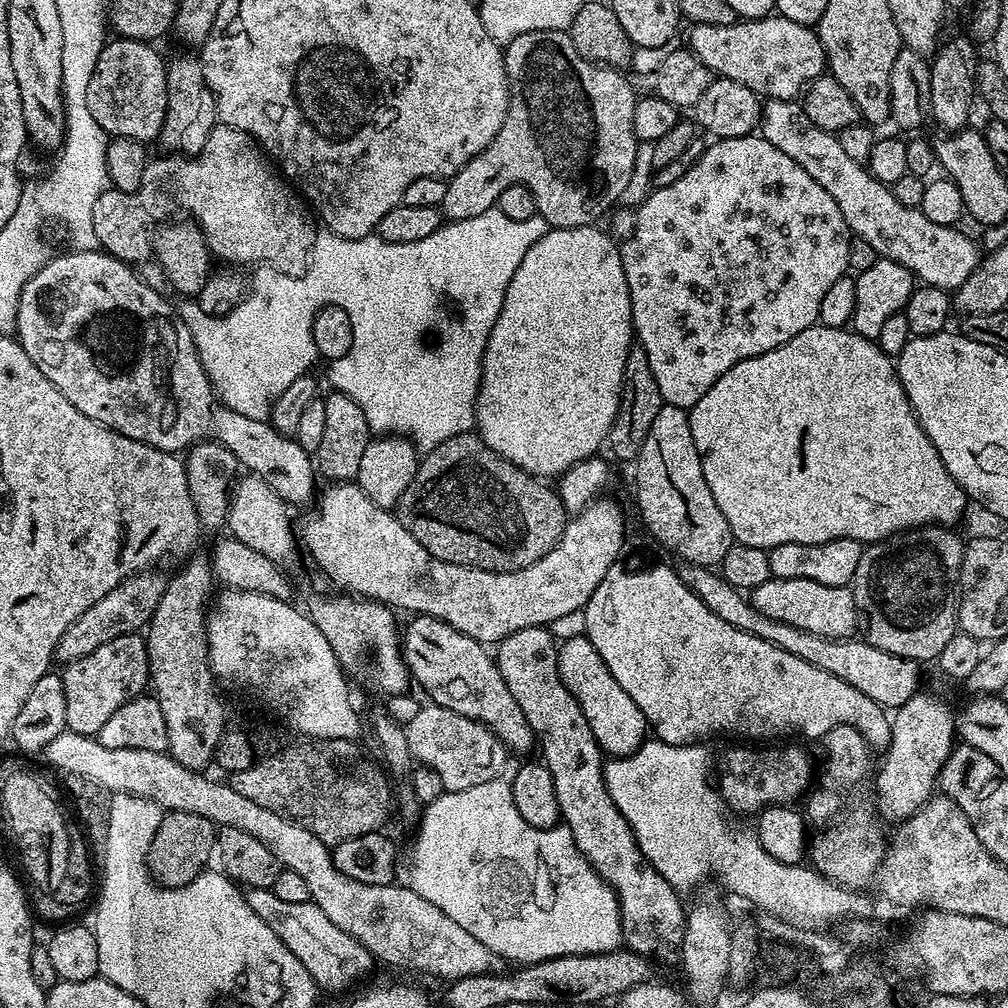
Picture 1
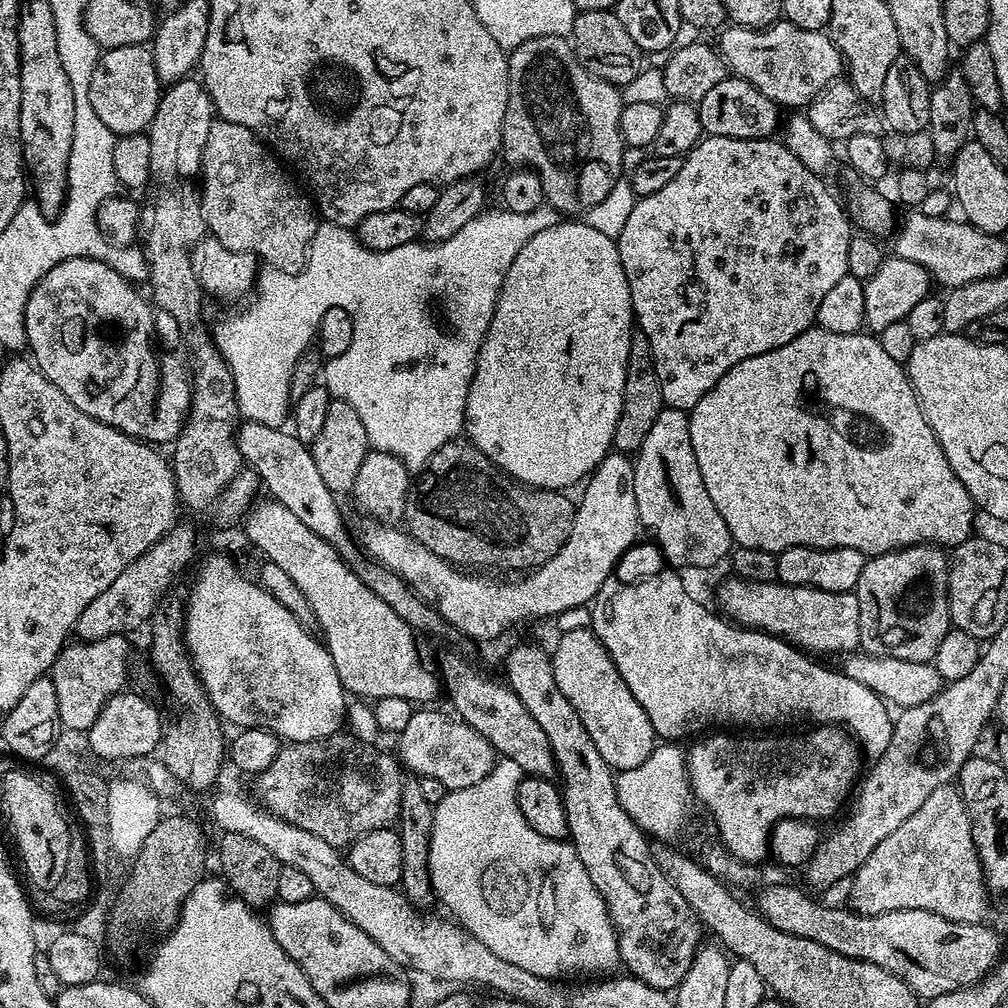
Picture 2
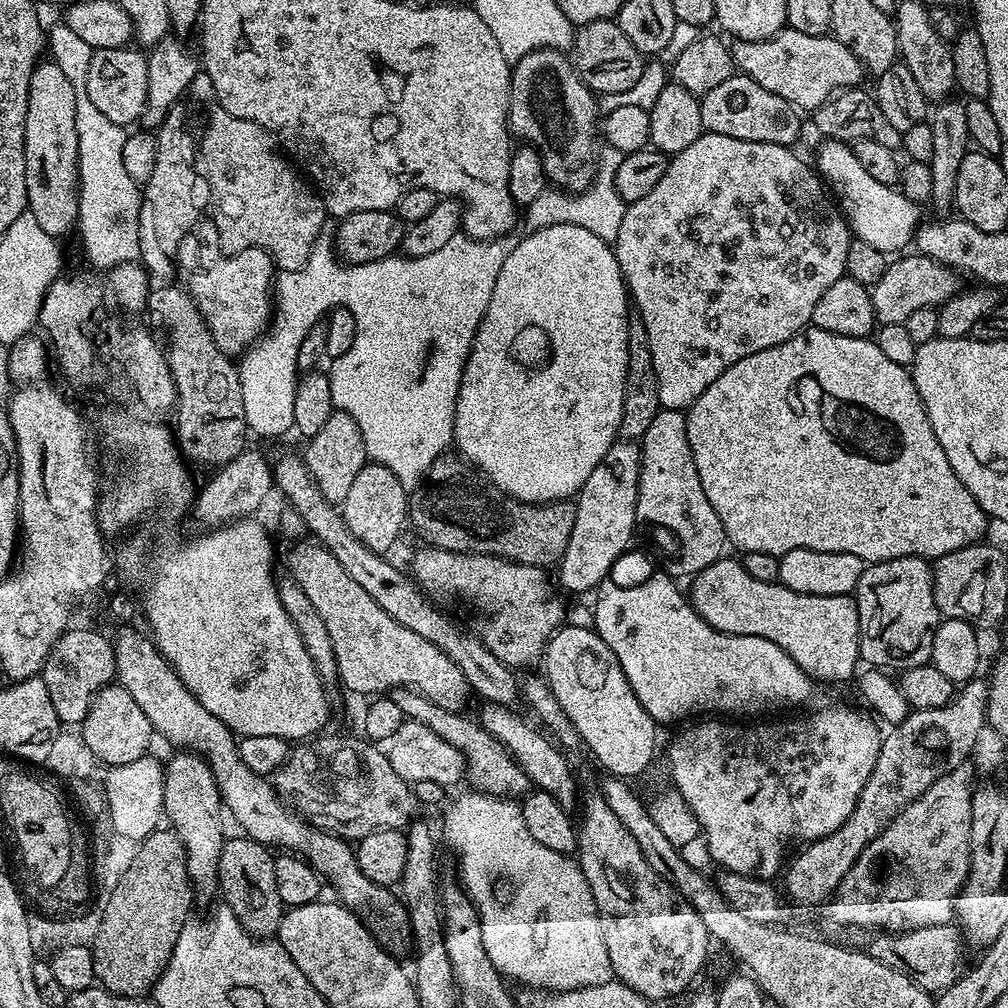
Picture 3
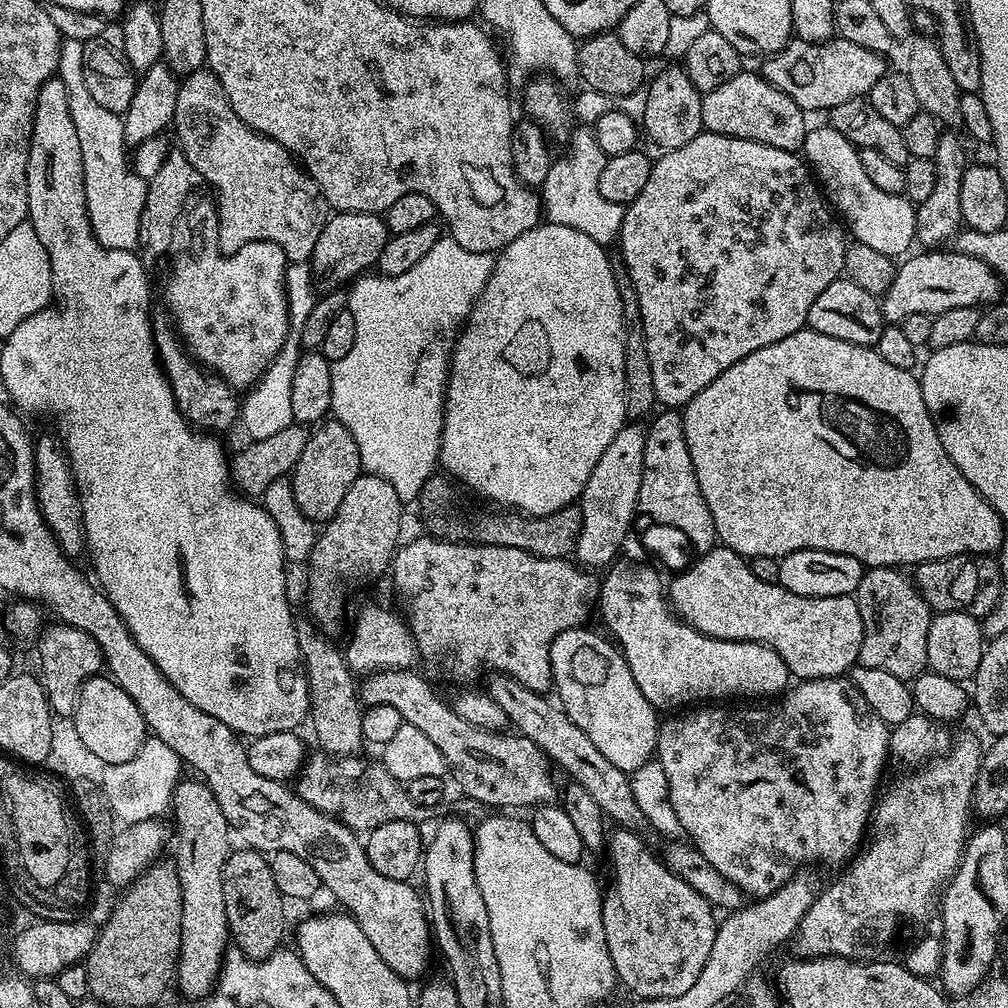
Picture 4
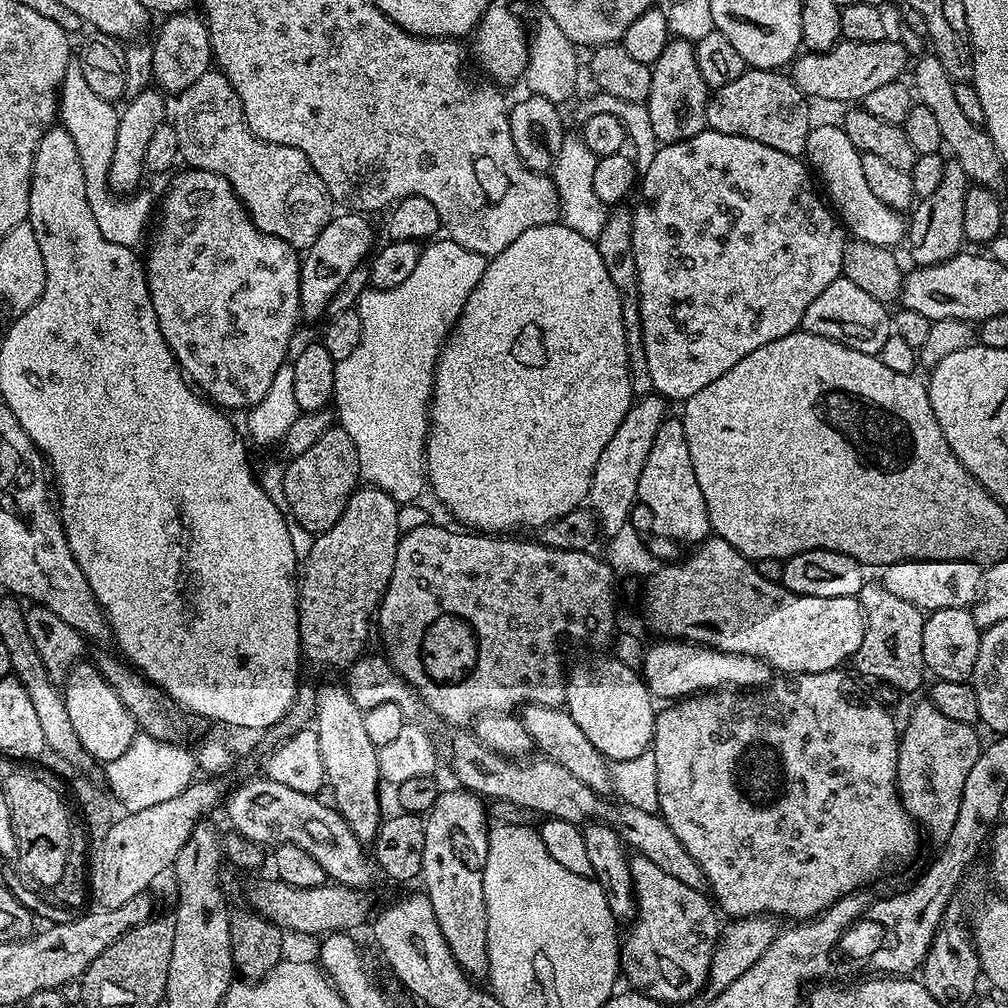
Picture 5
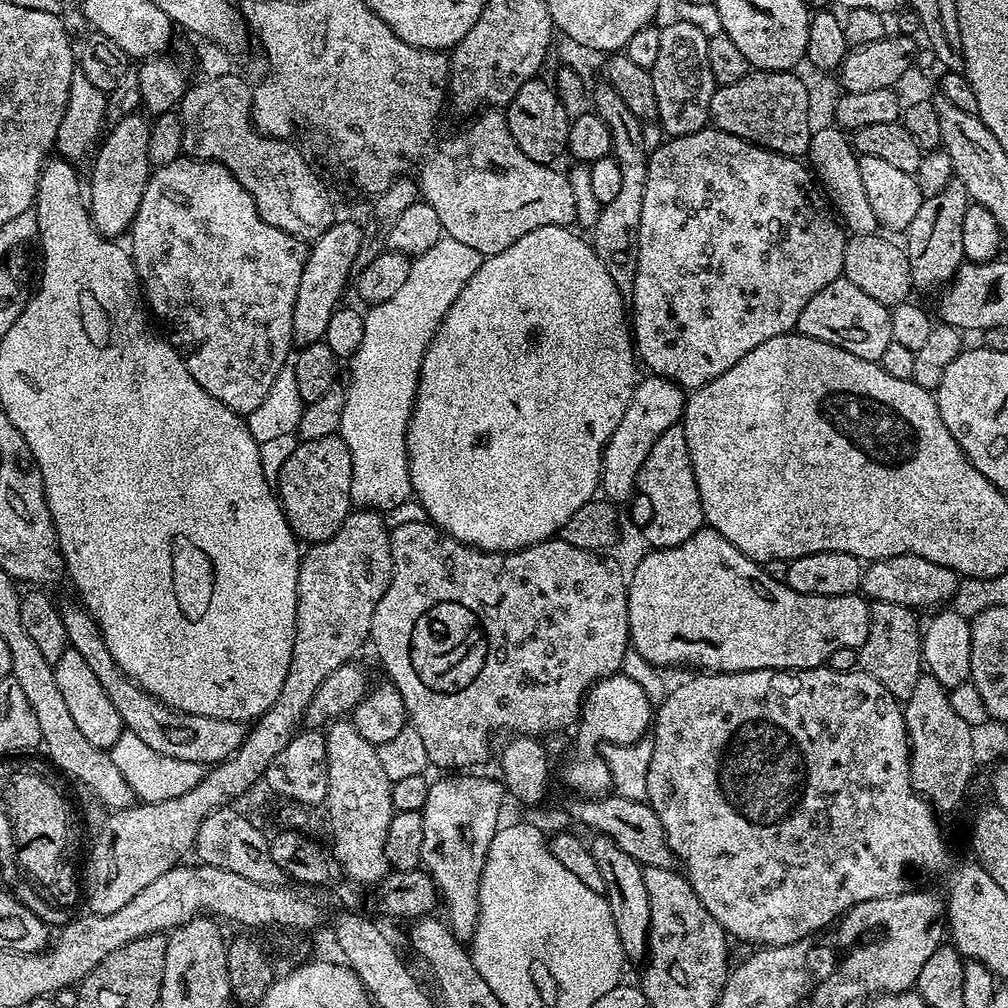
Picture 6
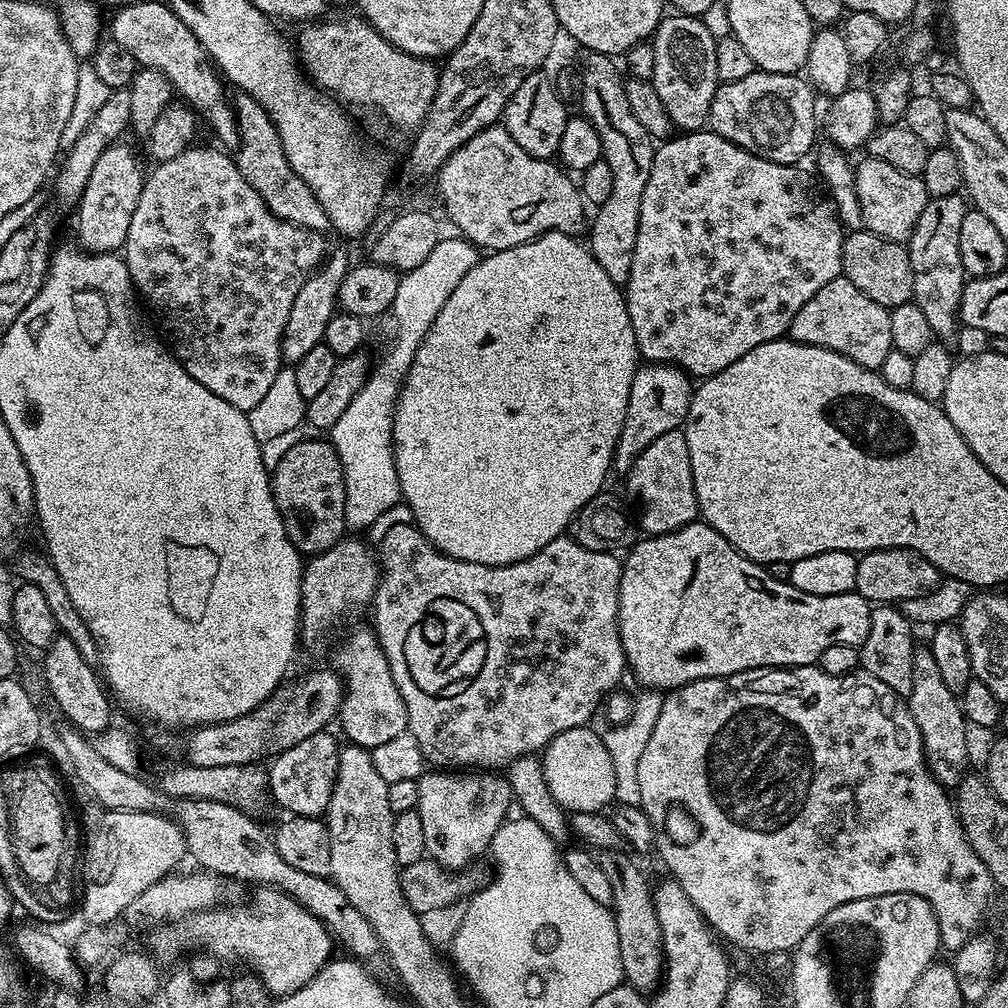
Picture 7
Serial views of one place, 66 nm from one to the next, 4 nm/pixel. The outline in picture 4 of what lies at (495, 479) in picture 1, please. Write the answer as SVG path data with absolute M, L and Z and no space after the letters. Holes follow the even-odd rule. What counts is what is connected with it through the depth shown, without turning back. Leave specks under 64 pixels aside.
M433 474L418 497L418 512L424 519L425 529L431 535L449 540L514 546L542 558L568 558L576 551L578 536L582 530L582 514L579 503L568 504L562 510L545 516L526 516L515 510L492 510L496 512L456 512L449 522L444 517L444 508L456 500L457 485L447 475Z

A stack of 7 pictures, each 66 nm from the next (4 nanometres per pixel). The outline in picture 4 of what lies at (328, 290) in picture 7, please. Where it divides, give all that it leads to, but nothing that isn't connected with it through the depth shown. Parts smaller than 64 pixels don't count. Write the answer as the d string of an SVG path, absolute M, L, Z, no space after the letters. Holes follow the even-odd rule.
M336 212L329 215L322 234L312 251L310 268L328 286L344 286L356 280L361 274L375 269L389 238L388 225L383 215L375 212Z

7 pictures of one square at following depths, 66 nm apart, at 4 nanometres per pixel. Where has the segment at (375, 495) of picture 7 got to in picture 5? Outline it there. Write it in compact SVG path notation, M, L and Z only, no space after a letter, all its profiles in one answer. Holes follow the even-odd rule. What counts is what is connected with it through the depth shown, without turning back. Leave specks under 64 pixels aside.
M450 239L441 240L429 243L421 251L413 273L401 286L369 287L361 295L356 309L362 319L362 338L350 358L337 360L334 374L334 412L338 417L339 427L344 428L346 434L350 434L350 439L354 441L354 450L358 450L360 480L396 500L397 505L400 505L398 524L402 532L424 526L432 518L424 507L408 504L411 500L418 499L420 491L425 491L426 488L424 443L428 440L432 378L436 363L440 360L440 349L456 324L474 286L481 280L487 264L484 256L468 251Z

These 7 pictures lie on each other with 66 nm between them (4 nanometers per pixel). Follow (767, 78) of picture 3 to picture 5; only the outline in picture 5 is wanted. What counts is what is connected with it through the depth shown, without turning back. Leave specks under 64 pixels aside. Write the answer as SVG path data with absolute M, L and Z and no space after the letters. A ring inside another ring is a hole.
M885 38L878 42L841 39L840 43L835 44L828 52L805 51L797 55L790 65L790 79L808 98L816 95L824 100L862 102L866 94L878 90L878 86L886 86L886 82L900 80L908 63L910 64L909 54L899 39Z

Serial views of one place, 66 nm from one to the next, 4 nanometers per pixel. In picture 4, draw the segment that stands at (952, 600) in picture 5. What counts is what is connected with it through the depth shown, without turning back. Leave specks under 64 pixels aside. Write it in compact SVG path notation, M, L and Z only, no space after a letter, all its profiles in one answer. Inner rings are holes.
M991 555L951 556L915 565L914 583L922 598L937 612L969 612L983 618L991 614L999 602L1002 577L999 563Z

